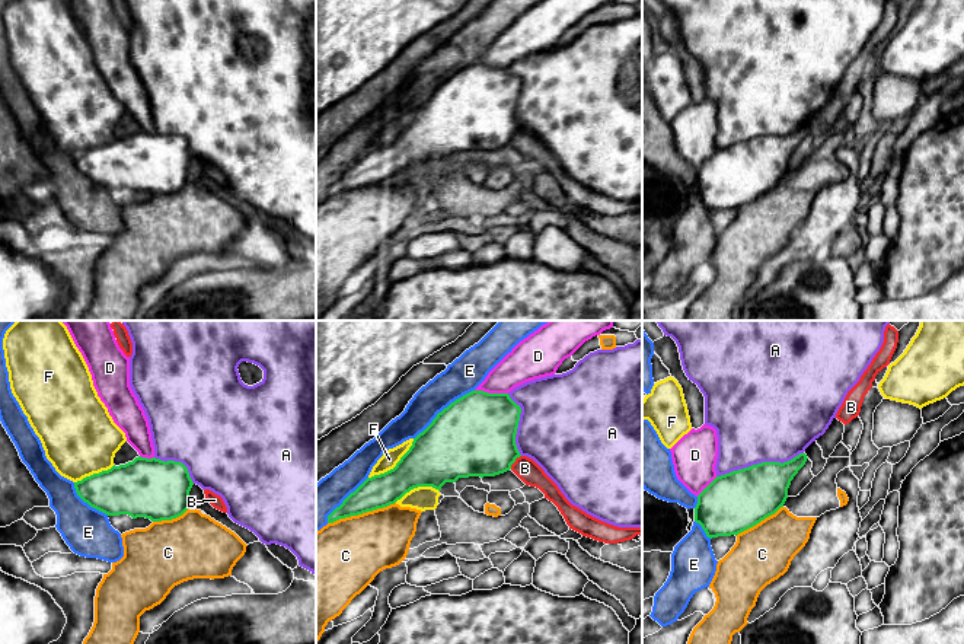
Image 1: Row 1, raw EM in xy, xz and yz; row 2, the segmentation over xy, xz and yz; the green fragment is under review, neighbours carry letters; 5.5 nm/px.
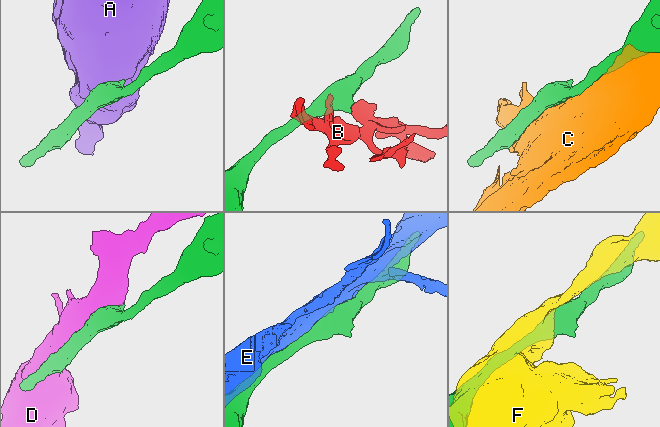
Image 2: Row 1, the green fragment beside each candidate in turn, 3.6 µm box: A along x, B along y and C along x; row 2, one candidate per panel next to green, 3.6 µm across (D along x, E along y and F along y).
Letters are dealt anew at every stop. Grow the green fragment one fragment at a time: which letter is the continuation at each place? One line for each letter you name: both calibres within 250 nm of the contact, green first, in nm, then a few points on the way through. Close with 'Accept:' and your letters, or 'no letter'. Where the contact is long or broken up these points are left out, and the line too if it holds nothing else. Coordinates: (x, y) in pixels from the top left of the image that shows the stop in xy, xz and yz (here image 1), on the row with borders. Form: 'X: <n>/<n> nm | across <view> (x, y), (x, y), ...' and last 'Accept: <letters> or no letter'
Accept: no letter

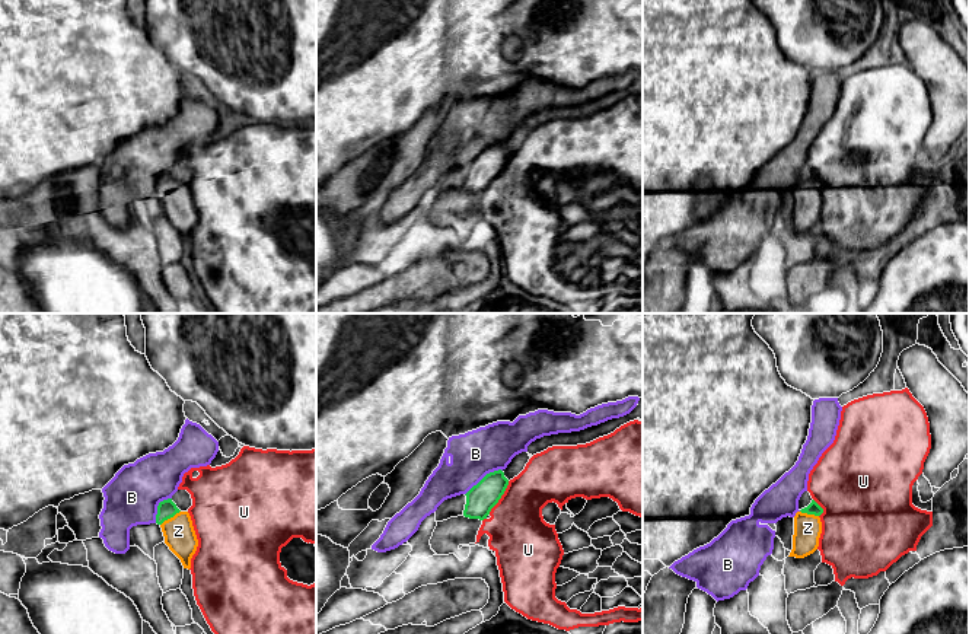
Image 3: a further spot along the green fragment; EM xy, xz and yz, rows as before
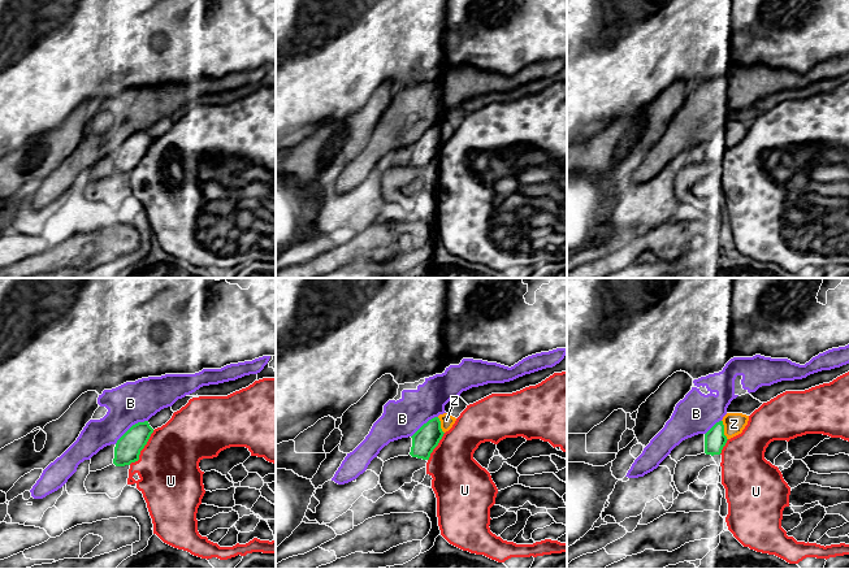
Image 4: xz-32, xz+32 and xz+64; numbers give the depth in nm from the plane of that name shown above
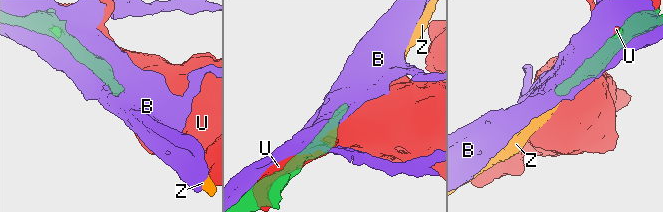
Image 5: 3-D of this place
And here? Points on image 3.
Z: 110/170 nm | across xy (166, 509), (169, 518), (178, 531)
Accept: Z

